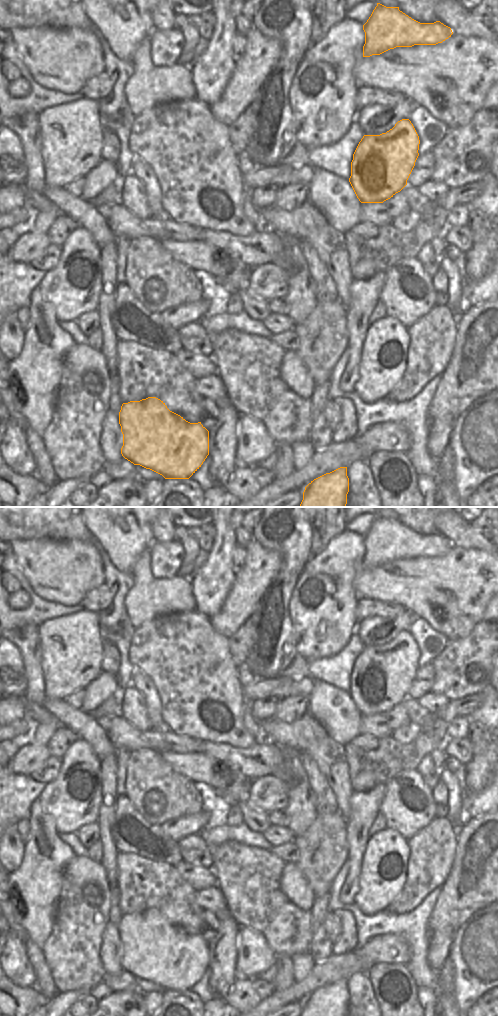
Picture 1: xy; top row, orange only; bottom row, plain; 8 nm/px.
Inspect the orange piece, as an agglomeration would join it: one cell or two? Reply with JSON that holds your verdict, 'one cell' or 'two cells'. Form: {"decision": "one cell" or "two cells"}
{"decision": "one cell"}

